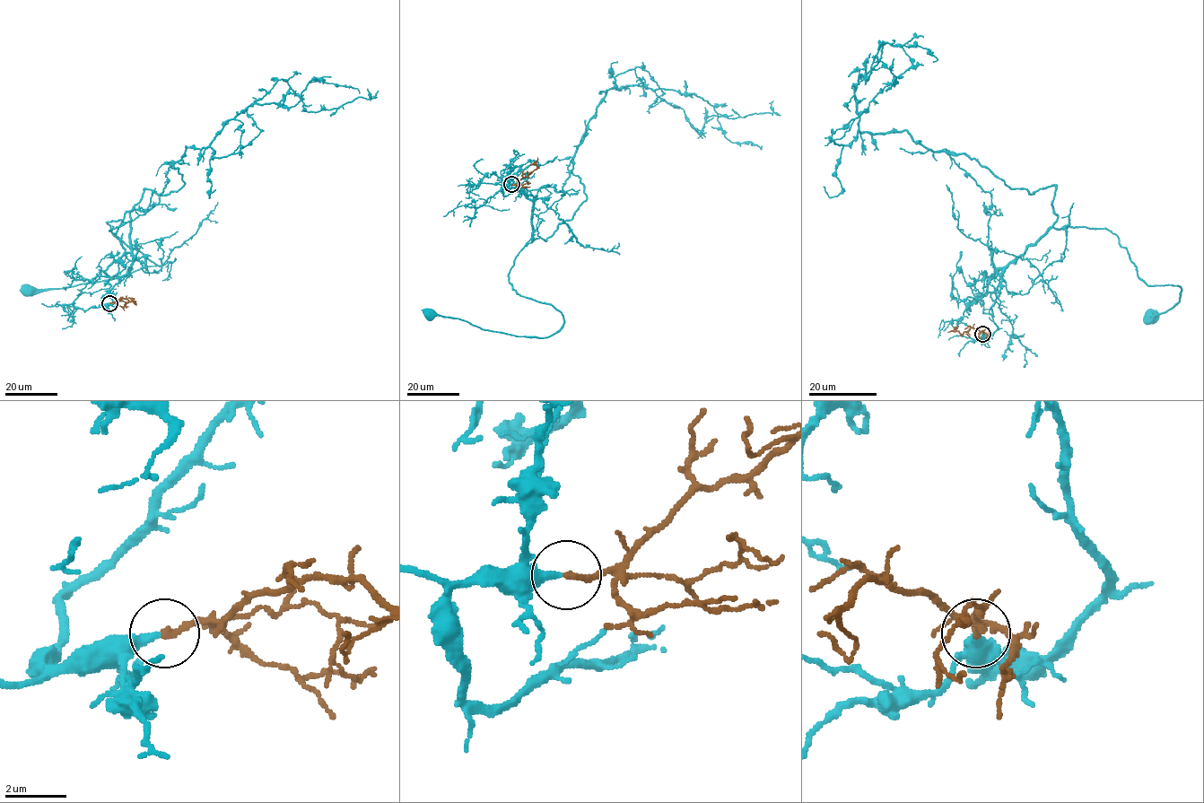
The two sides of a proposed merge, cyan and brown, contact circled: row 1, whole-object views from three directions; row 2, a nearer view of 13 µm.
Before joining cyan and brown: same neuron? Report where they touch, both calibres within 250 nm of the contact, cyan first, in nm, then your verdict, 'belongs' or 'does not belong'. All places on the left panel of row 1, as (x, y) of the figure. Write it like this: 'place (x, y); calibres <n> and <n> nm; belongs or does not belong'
place (109, 303); calibres 280 and 200 nm; belongs

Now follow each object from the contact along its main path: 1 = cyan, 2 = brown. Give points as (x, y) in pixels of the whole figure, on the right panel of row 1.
1: (982, 333), (997, 329), (991, 307), (1004, 270), (1066, 226), (1107, 228), (1147, 285), (1181, 287), (1150, 319)
2: (982, 333), (973, 327), (962, 334), (947, 332)

